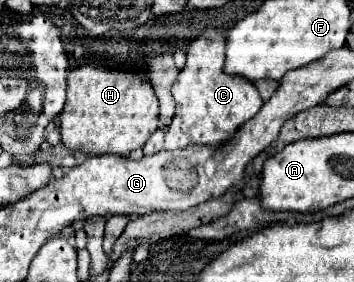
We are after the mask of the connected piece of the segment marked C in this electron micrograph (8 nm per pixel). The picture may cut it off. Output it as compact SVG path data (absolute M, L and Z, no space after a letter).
M206 29L204 35L190 43L188 59L184 71L180 71L178 81L172 87L172 95L176 101L176 115L166 131L164 149L180 149L190 145L224 145L238 131L242 123L252 119L260 107L262 99L248 79L226 75L222 71L224 65L224 47L226 41L218 29Z

